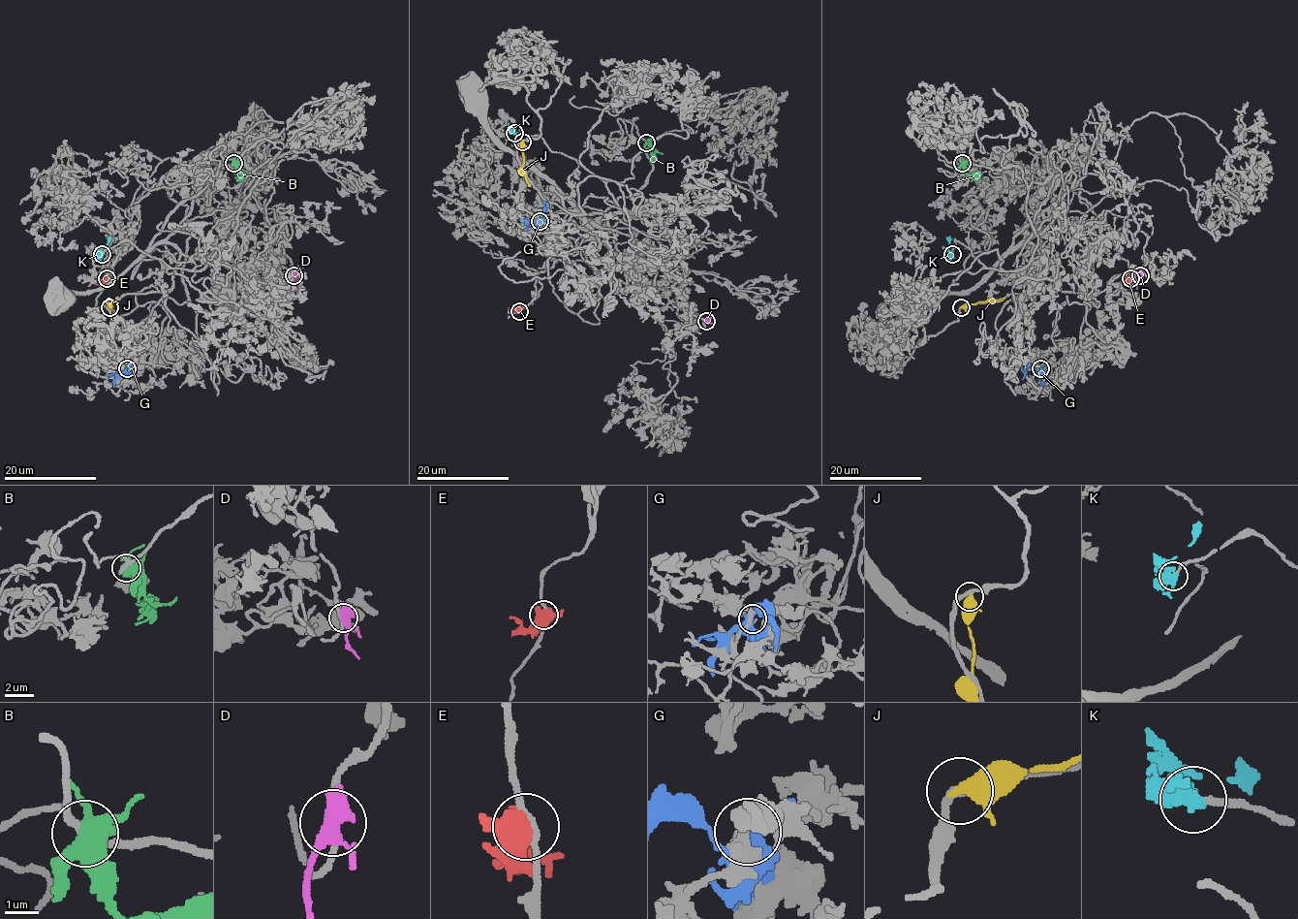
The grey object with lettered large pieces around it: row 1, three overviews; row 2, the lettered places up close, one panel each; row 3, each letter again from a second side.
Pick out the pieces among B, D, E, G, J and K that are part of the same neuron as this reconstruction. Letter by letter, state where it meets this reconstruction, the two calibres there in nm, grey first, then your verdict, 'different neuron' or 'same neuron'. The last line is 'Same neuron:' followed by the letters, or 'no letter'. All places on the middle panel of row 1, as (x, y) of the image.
B: meets grey at (646, 142); 220 nm thick on the grey side, 400 nm on the other; different neuron
D: meets grey at (706, 321); 160 nm thick on the grey side, 550 nm on the other; different neuron
E: meets grey at (519, 311); 200 nm thick on the grey side, 550 nm on the other; same neuron
G: meets grey at (540, 221); 200 nm thick on the grey side, 480 nm on the other; different neuron
J: meets grey at (522, 142); 240 nm thick on the grey side, 400 nm on the other; different neuron
K: meets grey at (514, 133); 190 nm thick on the grey side, 320 nm on the other; different neuron
Same neuron: E

